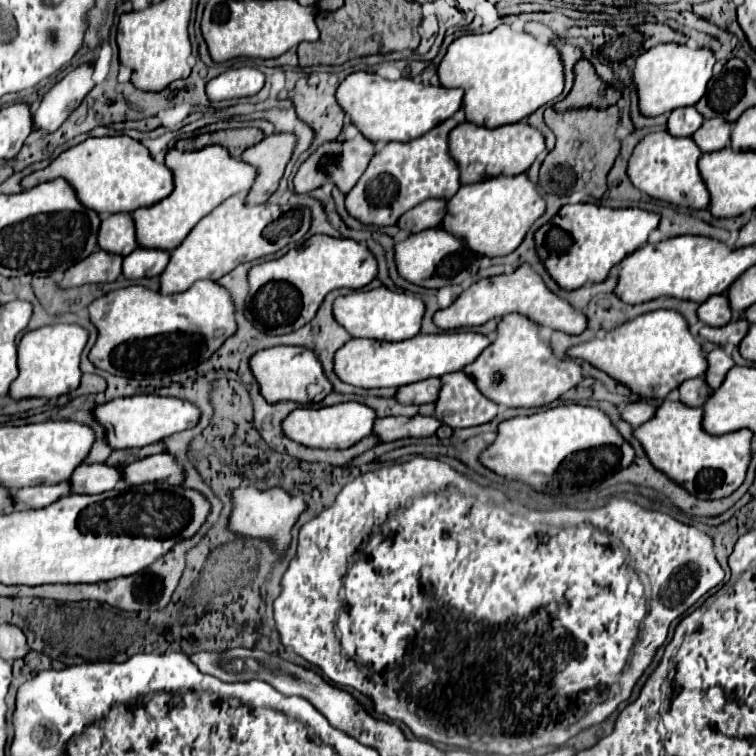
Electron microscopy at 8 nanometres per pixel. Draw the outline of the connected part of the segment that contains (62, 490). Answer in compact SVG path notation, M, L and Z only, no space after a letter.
M56 483L56 485L42 485L42 487L26 487L26 489L16 489L14 493L16 493L14 495L16 505L28 503L32 507L46 507L46 505L52 505L54 501L70 495L72 485Z

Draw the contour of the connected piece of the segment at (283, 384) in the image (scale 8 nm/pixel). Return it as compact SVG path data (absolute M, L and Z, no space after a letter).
M272 347L272 349L258 351L250 359L250 369L252 369L254 377L260 383L262 395L270 403L276 403L276 401L308 403L308 401L312 401L308 397L308 387L310 385L320 385L322 387L322 395L320 395L322 399L328 393L332 393L332 383L326 377L326 371L324 371L320 359L316 357L316 353L312 353L312 349L306 349L306 347Z

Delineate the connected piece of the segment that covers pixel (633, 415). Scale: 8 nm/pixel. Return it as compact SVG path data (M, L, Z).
M634 401L622 407L622 419L626 419L632 427L644 425L654 417L654 413L656 413L656 407L650 405L650 401Z

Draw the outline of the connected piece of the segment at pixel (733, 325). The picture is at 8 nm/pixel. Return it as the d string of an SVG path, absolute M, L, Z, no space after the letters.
M736 319L736 321L730 321L728 325L722 325L722 327L702 327L700 329L700 335L706 337L708 341L712 343L718 343L718 345L740 345L742 337L748 333L750 329L750 321L748 319Z

